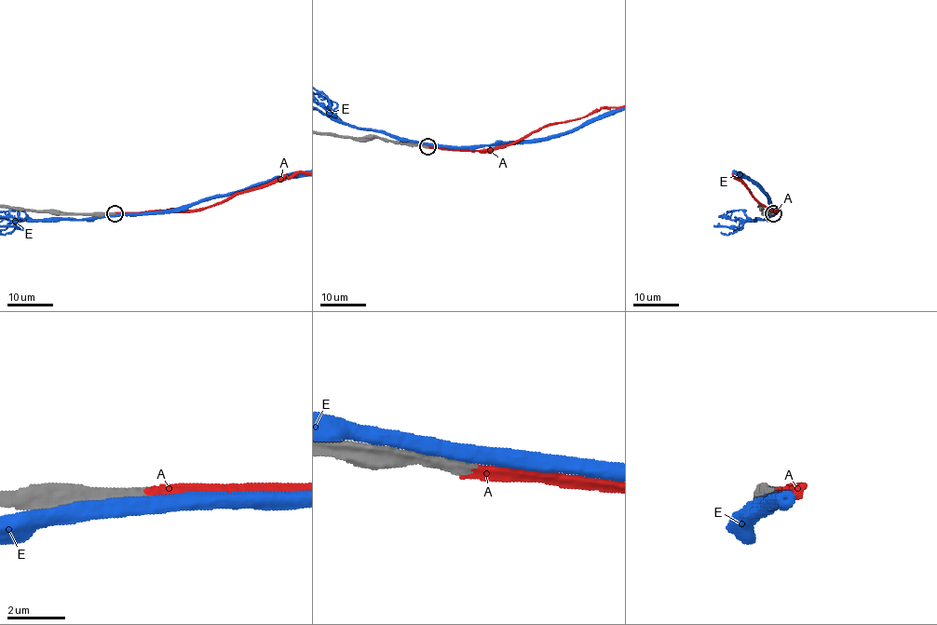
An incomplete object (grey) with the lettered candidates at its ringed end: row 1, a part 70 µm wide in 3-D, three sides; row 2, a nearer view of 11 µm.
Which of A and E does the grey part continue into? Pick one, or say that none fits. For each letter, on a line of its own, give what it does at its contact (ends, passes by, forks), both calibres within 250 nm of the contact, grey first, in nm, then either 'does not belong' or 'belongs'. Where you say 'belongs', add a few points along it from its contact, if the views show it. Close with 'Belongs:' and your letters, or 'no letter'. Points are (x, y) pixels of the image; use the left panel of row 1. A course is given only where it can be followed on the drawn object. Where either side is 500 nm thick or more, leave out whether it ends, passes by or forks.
A: it ends there; 420 nm thick on the grey side, 360 nm on the other; belongs
E: 420 nm thick on the grey side, 500 nm on the other; does not belong
Belongs: A

